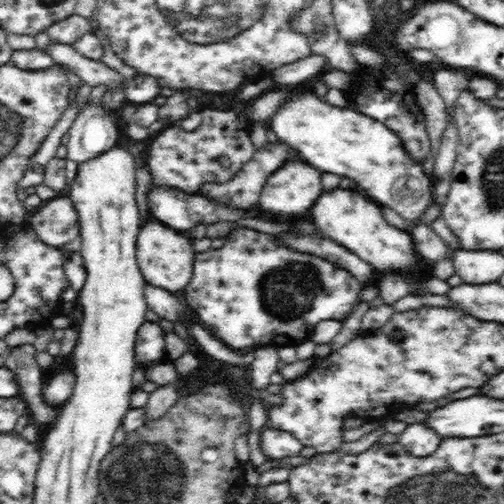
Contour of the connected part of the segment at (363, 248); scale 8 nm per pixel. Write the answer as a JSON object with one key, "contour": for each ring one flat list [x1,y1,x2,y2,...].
{"contour":[[342,187,322,189,309,209,309,218,320,229,321,234,326,234,329,239,370,263,374,272,380,272,382,276,396,271,408,271,416,276,420,271,420,262,416,260,411,235,395,226,386,226,383,209,370,202,366,195,356,194,356,190]]}

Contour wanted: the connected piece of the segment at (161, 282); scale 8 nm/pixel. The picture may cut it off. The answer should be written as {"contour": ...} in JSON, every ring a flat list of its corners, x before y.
{"contour":[[146,220,146,224,137,232,136,258,142,276,148,284,164,288,169,292,184,291,193,273,193,256,195,255,191,238,180,236,177,230,162,226,156,220]]}

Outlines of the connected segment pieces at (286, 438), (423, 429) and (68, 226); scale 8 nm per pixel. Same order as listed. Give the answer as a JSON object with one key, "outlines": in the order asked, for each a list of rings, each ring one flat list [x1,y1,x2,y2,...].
{"outlines":[[[268,426,261,430,260,448,270,459,298,456,303,444,290,432]],[[422,422,407,425,405,430,398,435,398,439,408,452,419,457,425,457,434,452,441,441,440,435]],[[56,197,43,202,26,216,25,224,36,231,44,244,61,248,78,241,77,212,68,197]]]}

